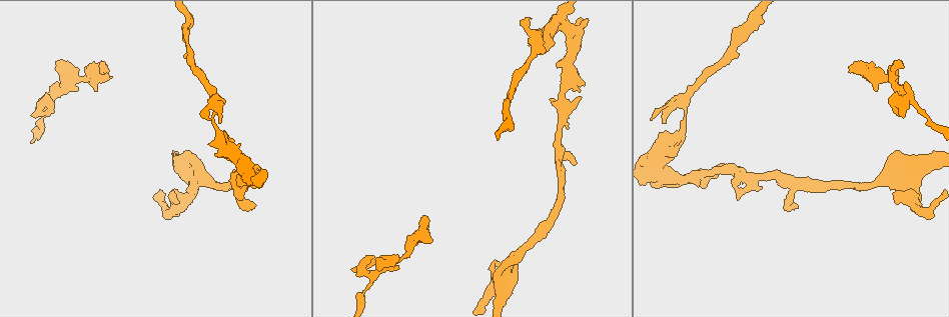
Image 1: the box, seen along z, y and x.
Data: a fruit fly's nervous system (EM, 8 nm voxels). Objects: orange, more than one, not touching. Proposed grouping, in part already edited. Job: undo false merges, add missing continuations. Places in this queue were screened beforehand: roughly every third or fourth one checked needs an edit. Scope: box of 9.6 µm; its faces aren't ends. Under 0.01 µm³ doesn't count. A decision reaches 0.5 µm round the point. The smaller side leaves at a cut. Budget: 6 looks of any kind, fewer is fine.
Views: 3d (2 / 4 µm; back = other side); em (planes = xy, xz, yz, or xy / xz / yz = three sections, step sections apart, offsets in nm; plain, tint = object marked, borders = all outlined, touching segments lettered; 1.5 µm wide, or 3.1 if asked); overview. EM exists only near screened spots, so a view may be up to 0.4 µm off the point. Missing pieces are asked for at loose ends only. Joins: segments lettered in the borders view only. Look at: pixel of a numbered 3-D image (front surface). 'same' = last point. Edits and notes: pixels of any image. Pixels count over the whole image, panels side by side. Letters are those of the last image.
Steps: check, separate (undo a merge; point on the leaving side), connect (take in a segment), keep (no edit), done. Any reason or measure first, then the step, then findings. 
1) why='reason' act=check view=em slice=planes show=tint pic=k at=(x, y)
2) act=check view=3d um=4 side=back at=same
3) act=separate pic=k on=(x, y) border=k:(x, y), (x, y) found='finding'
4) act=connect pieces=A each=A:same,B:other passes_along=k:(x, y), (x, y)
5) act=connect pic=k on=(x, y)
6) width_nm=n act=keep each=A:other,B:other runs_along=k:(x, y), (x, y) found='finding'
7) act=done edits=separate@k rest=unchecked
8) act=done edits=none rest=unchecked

why='branch point' act=check view=em slice=planes show=tint pic=1 at=(709, 174)

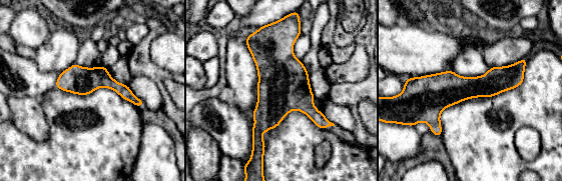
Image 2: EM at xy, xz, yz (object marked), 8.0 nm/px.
why='see the neighbours' act=check view=em slice=planes show=borders at=same

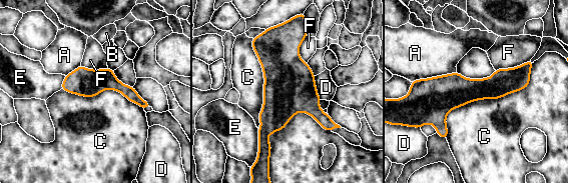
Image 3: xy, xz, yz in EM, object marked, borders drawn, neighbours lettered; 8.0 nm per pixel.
act=keep each=A:other,B:other,C:other,D:other,E:other,F:other border=3:(534, 62), (446, 138) found='one neuron here'

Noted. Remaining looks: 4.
why='a fork' act=check view=em slice=xy step=8 show=borders pic=1 at=(684, 104)

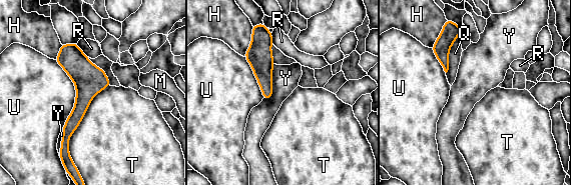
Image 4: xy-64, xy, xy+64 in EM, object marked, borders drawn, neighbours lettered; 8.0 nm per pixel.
longest_contact=T:650nm act=keep each=H:other,M:other,Q:other,R:other,T:other,U:other,Y:other border=4:(109, 85), (69, 138), (69, 156) found='continuous, no second neuron'

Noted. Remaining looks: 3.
act=check view=em slice=planes show=plain pic=1 at=(105, 68)

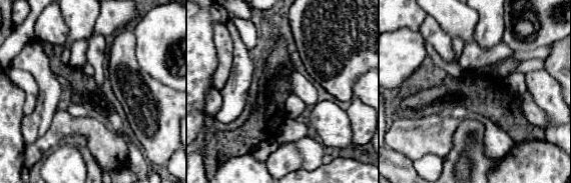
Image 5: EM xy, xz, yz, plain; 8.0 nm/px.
why='where the object lies' act=check view=em slice=planes show=tint at=same

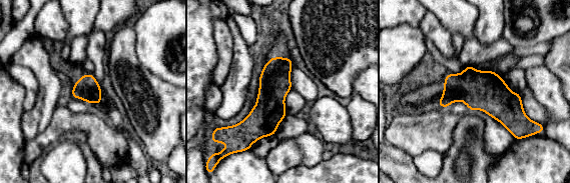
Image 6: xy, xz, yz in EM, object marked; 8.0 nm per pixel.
act=check view=em slice=planes show=borders at=same

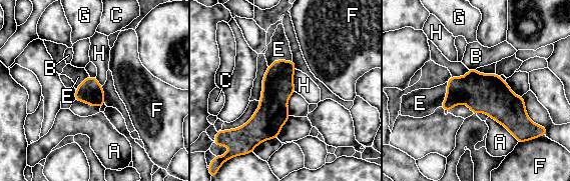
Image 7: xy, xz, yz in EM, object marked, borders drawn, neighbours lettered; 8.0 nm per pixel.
act=connect pieces=E each=A:other,B:other,C:other,E:same,F:other,G:other,H:other passes_along=7:(277, 85), (280, 60), (278, 49) found='the neuron continues'

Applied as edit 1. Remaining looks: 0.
act=done edits=connect@7 rest=unchecked

